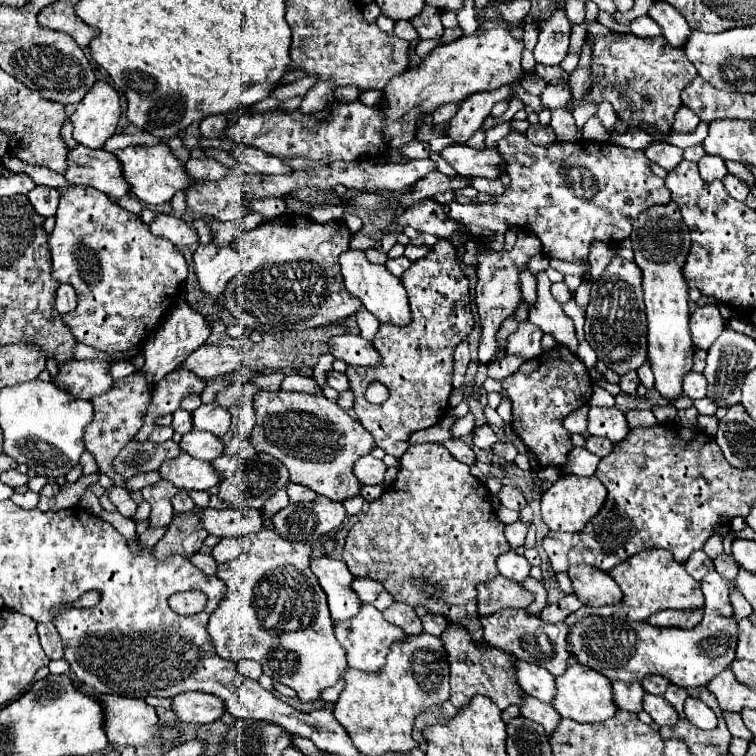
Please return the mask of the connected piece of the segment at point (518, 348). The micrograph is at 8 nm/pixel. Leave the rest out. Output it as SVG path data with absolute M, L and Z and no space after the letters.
M525 320L507 338L507 352L509 354L519 354L527 360L537 358L541 354L541 336L543 336L543 330L535 324L531 324L529 320Z

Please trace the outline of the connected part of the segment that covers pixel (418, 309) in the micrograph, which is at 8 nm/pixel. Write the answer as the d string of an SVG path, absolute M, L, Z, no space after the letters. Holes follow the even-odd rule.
M439 238L425 258L411 264L411 268L401 276L401 282L409 296L413 324L407 328L383 324L379 328L373 340L375 348L383 356L383 364L379 368L347 368L355 394L353 410L359 422L373 434L375 444L395 458L403 456L413 432L437 424L449 410L449 396L453 390L453 352L475 326L469 280L459 270L457 248L451 240ZM373 380L379 380L389 388L385 404L377 406L365 400L367 384Z

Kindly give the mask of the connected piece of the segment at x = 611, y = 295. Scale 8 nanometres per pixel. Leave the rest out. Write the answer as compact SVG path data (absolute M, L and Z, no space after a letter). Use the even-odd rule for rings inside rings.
M613 256L603 276L591 286L591 302L587 306L587 316L579 310L575 300L563 304L563 312L577 326L577 336L581 346L576 354L586 368L593 367L599 358L601 362L607 364L609 370L617 374L619 372L627 374L629 370L637 370L647 360L647 316L645 316L641 282L643 282L643 272L635 262L625 260L621 256ZM583 322L585 322L585 333Z

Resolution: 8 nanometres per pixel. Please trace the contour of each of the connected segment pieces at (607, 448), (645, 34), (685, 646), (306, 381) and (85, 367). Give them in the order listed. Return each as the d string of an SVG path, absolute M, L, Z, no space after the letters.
M589 436L587 438L587 450L591 450L597 456L609 456L613 452L613 442L611 440L603 440L599 436Z
M649 14L639 16L637 20L633 20L633 22L629 24L629 28L631 28L631 32L633 32L635 36L641 36L641 38L655 38L655 36L661 36L661 34L663 34L661 26L659 26Z
M713 570L703 582L703 620L691 630L655 628L647 622L623 622L619 618L583 618L567 636L569 652L577 662L603 672L609 680L641 680L647 674L661 674L681 688L707 686L733 660L737 650L739 624L729 602L731 580Z
M289 374L281 382L283 390L293 390L293 392L309 392L309 394L321 394L321 388L313 378L301 376L301 374Z
M71 360L59 368L57 384L69 388L73 396L99 396L113 388L105 360Z

